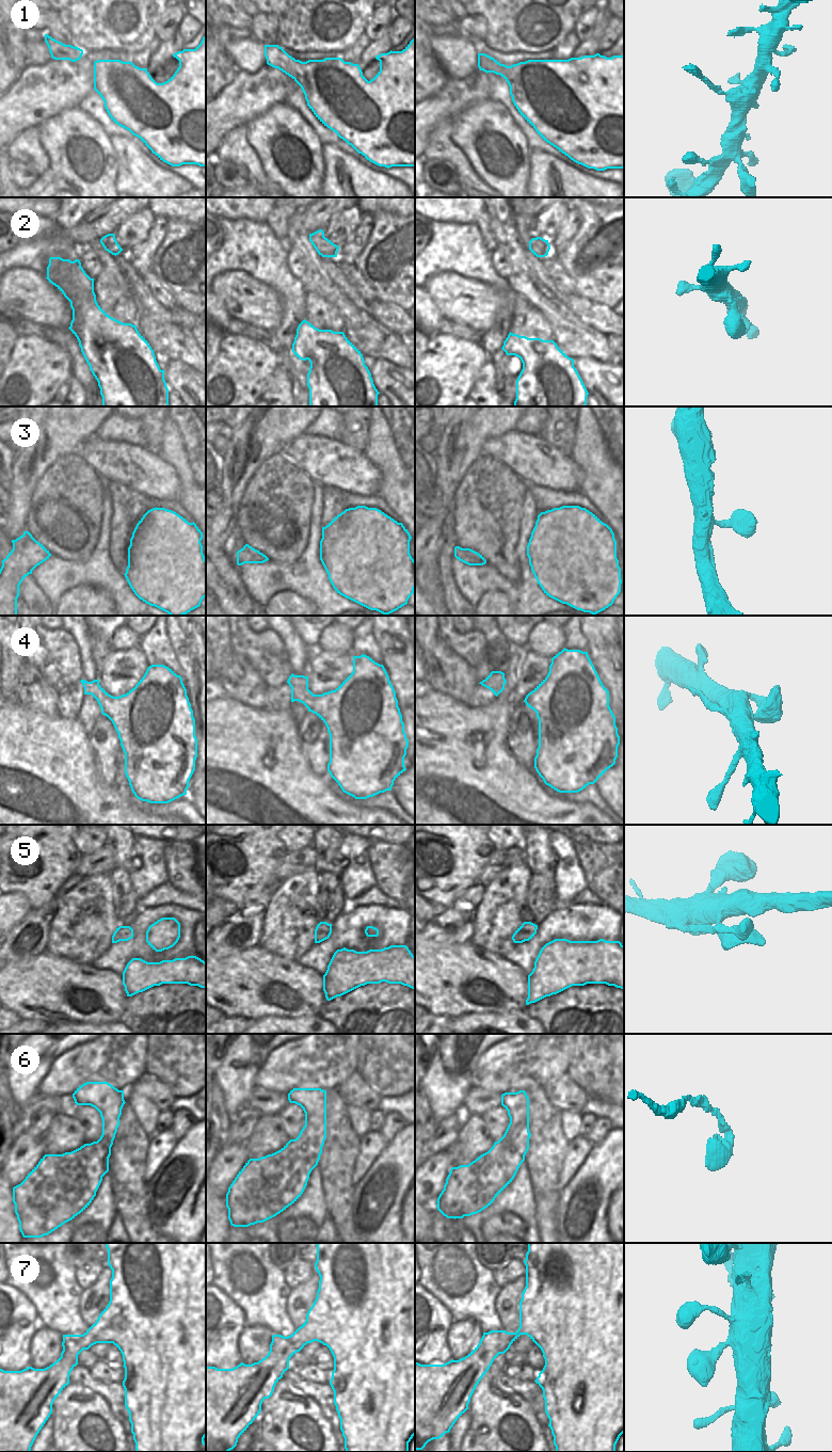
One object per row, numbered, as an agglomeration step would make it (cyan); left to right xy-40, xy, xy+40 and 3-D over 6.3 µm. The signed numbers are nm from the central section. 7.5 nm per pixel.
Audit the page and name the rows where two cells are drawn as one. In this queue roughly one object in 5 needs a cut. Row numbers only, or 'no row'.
no row

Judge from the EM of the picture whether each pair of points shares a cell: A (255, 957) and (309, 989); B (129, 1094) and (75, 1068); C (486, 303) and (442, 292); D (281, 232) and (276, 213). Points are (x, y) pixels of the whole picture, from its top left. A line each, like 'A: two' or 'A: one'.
A: one
B: two
C: one
D: one

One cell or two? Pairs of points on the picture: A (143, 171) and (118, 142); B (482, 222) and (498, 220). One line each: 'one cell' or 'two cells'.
A: one cell
B: two cells

